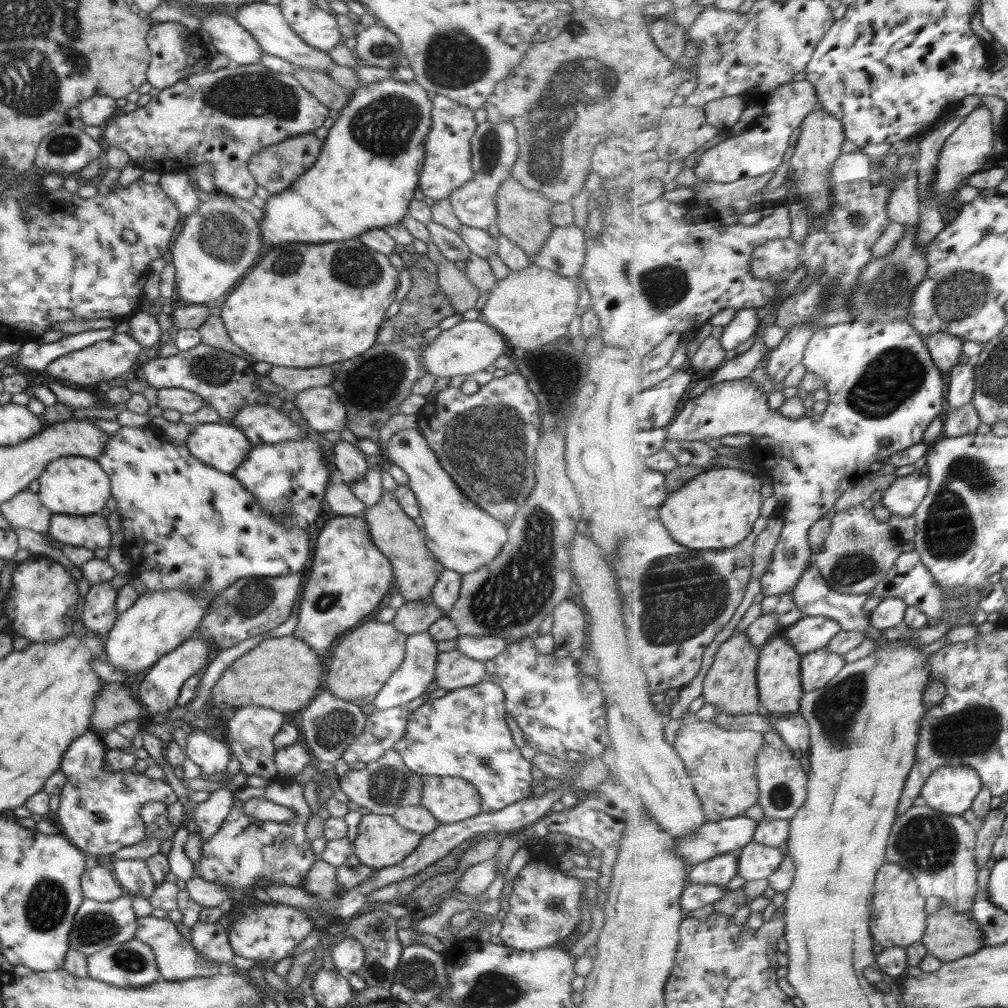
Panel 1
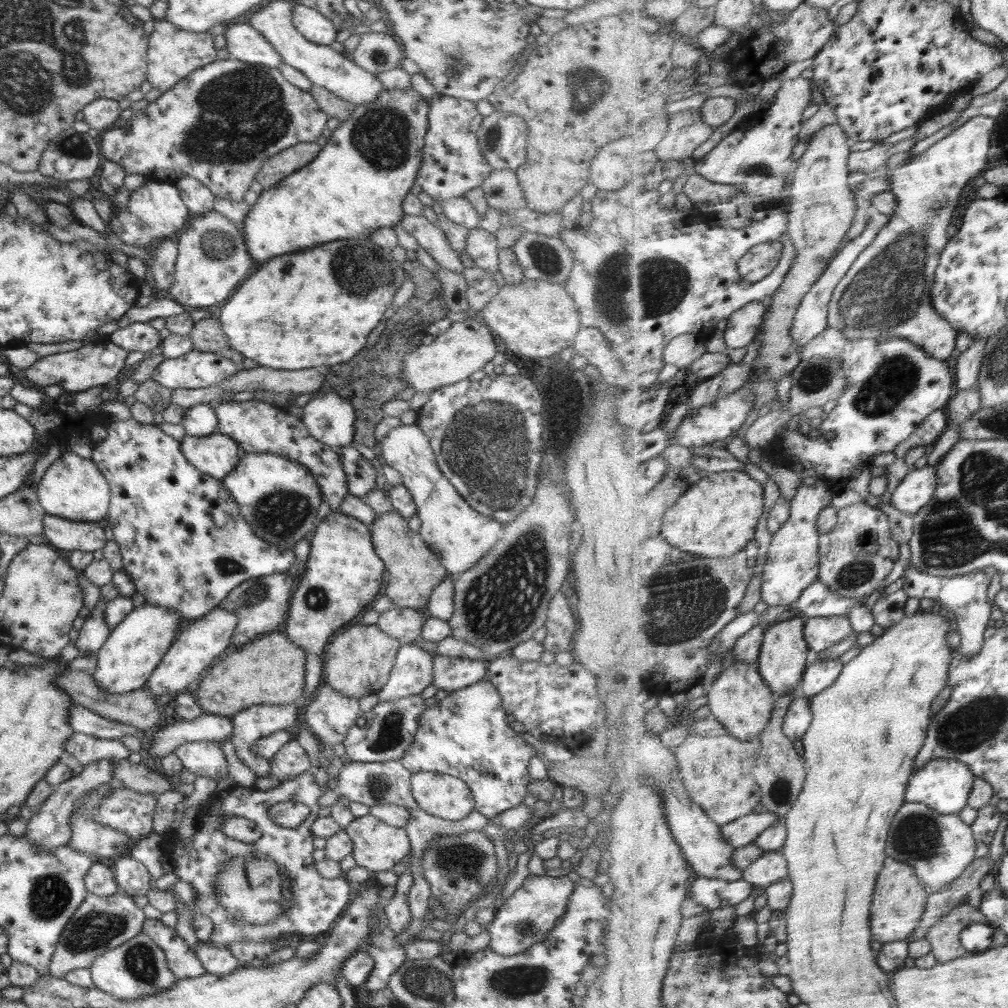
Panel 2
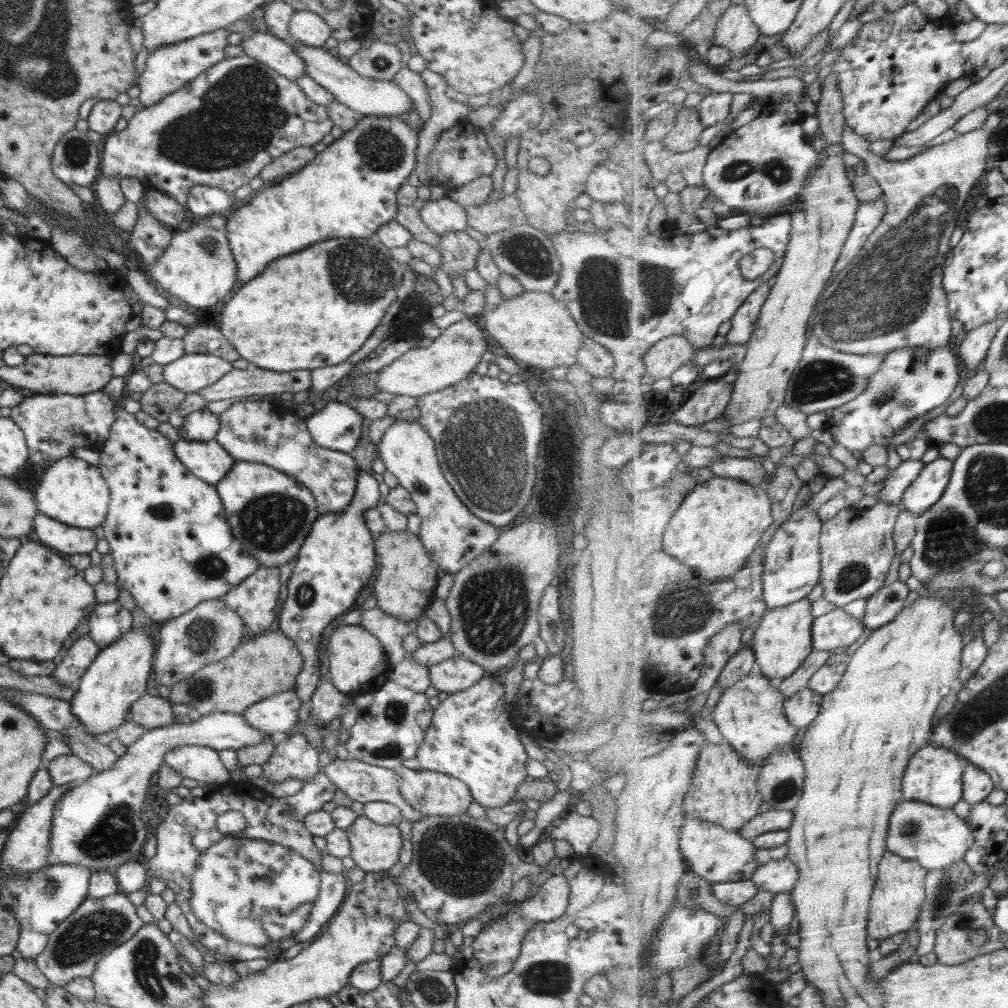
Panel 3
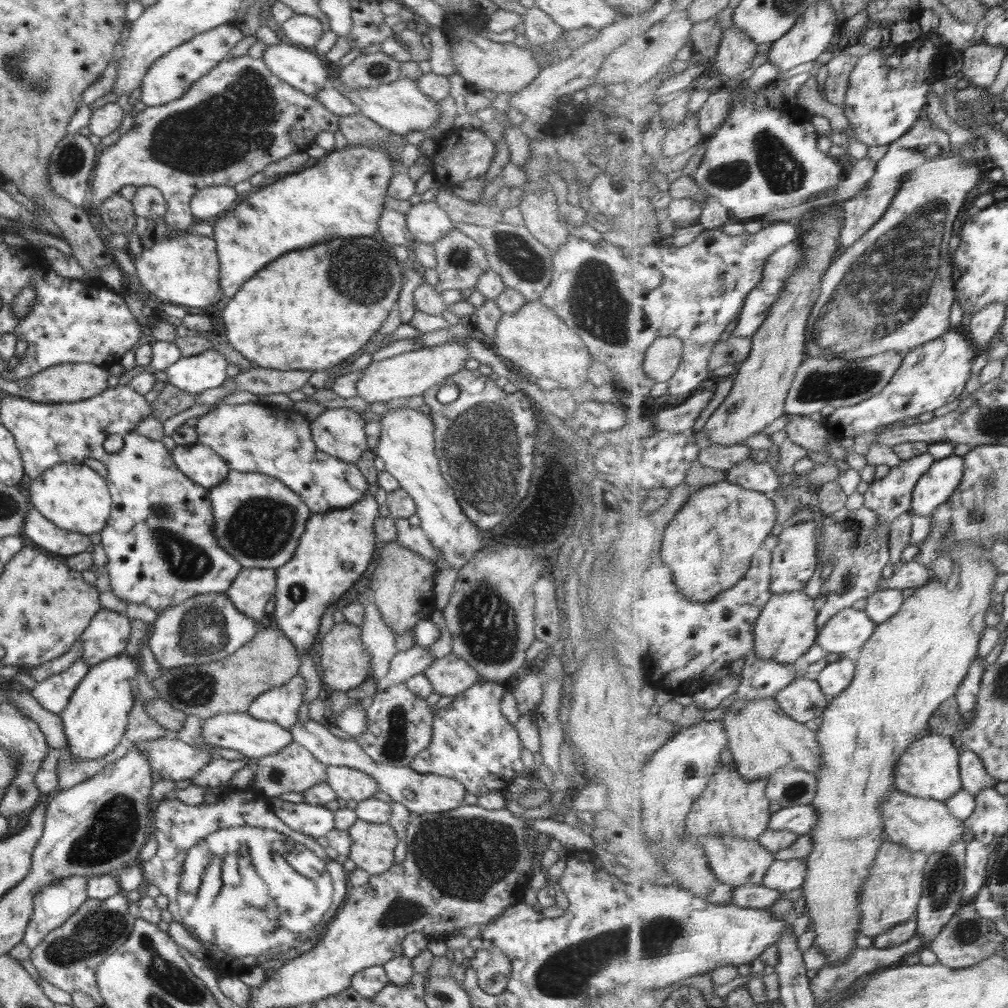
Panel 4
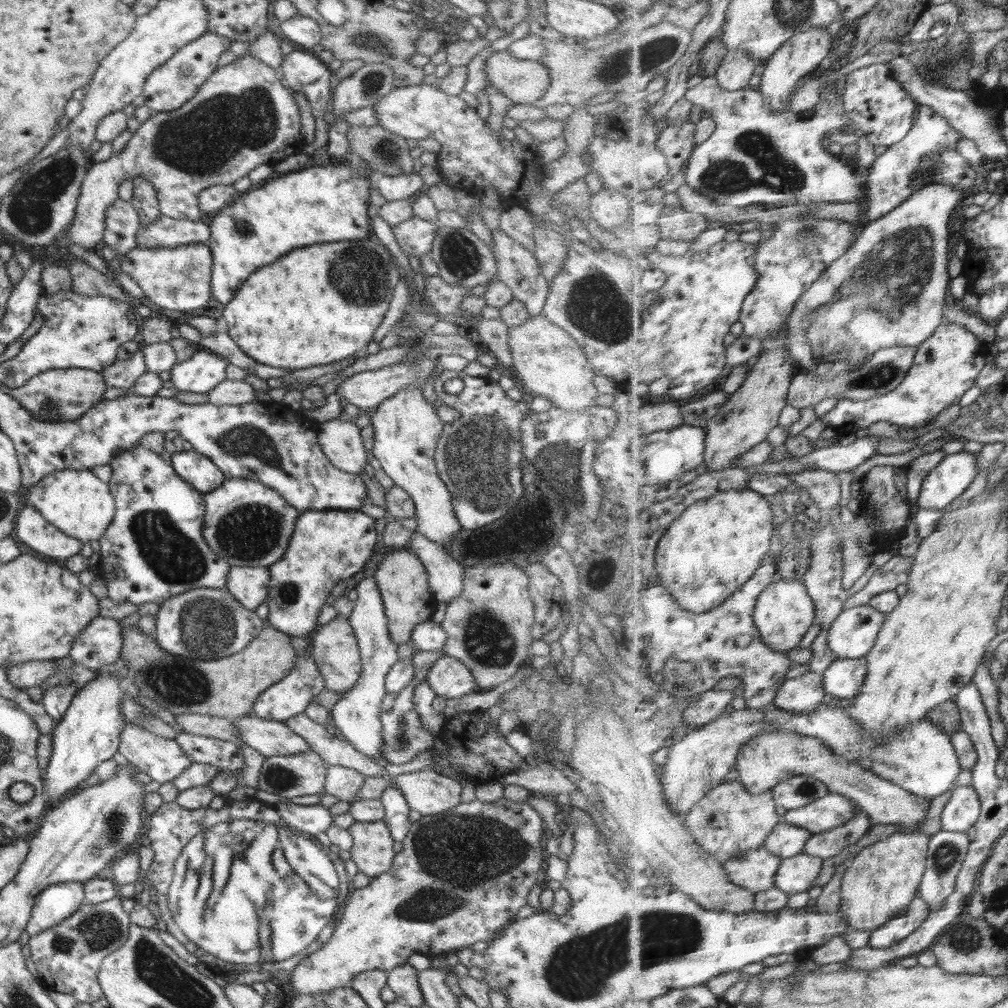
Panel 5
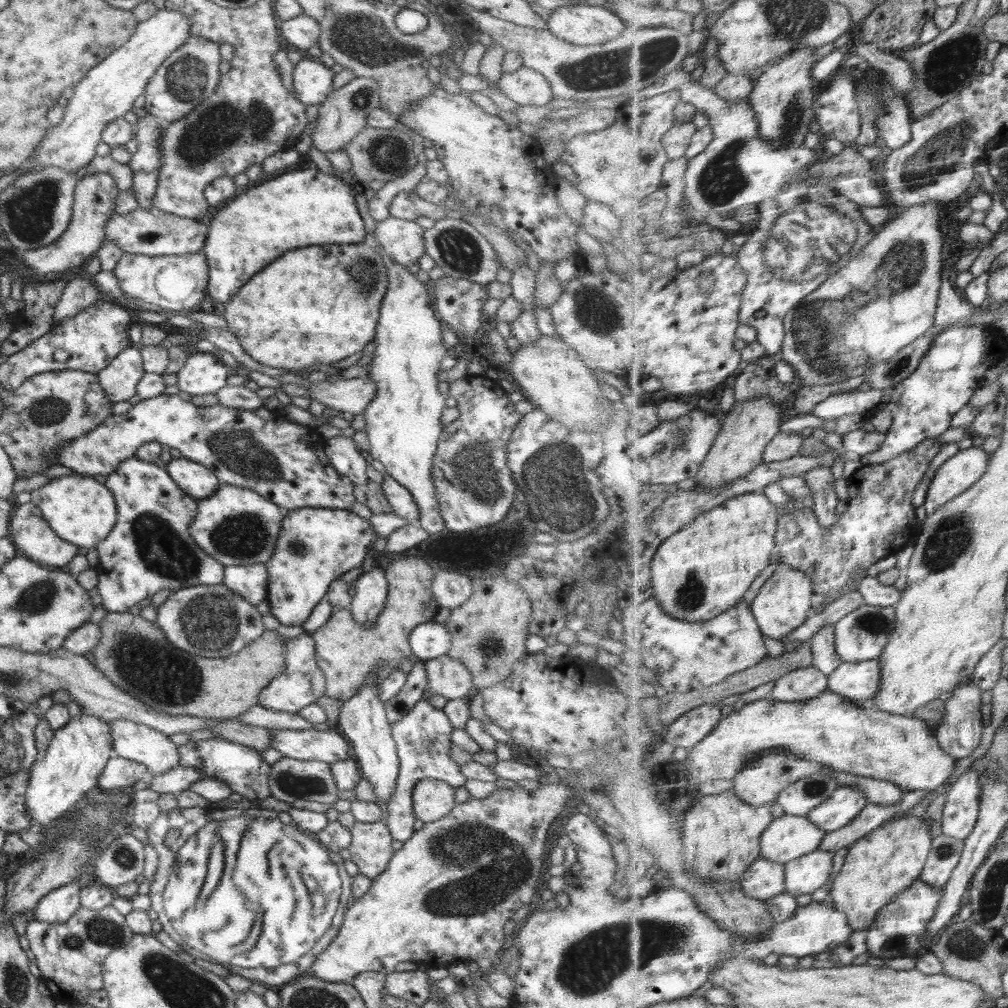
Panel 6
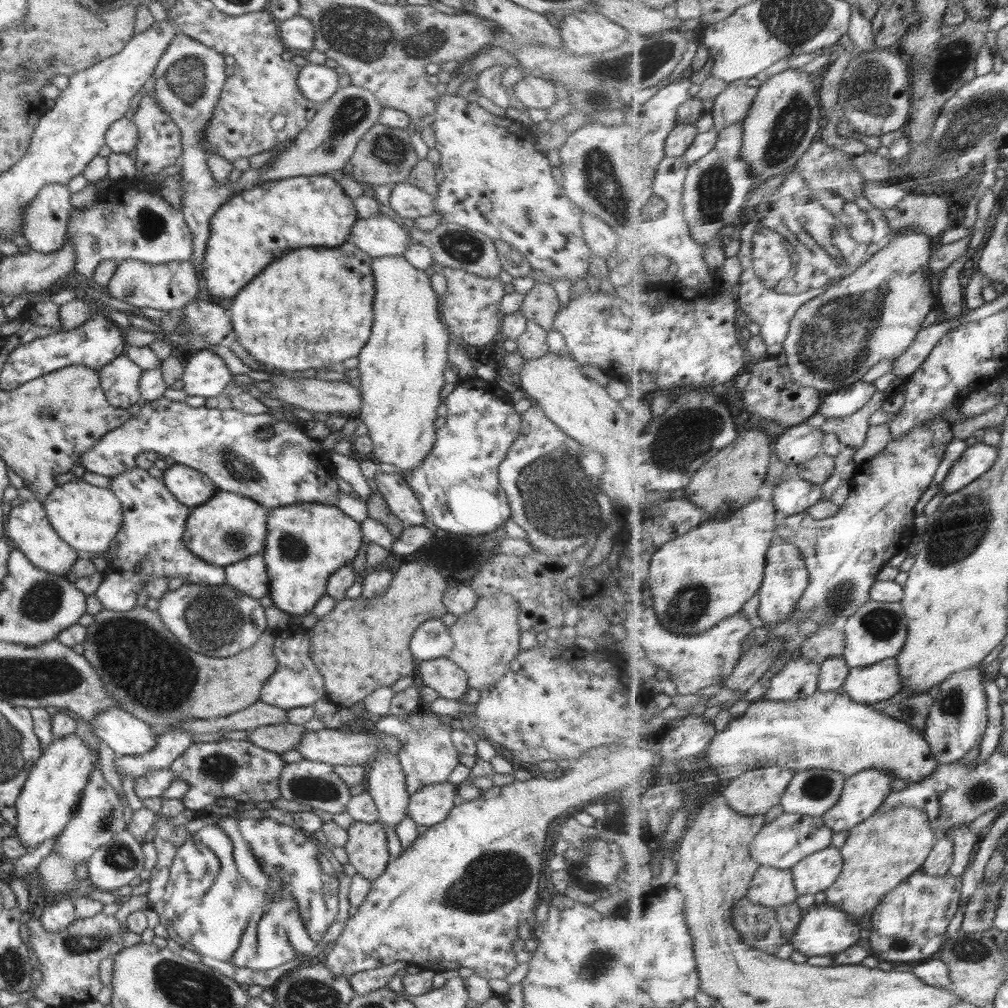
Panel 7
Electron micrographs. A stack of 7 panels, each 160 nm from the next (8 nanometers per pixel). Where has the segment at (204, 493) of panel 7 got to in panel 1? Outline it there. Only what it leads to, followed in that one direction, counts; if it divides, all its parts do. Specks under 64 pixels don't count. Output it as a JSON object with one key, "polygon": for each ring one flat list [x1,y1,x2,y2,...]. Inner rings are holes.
{"polygon":[[220,422,196,424,185,443,201,463,228,474,244,462,252,447,239,428]]}

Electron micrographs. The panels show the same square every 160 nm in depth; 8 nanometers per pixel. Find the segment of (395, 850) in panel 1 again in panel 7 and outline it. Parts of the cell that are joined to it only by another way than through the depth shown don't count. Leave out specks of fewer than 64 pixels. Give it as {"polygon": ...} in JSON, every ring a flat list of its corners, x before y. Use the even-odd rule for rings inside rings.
{"polygon":[[382,822,358,823,347,828,348,840,343,846,349,863,366,880,373,881,387,867,392,856,388,853,386,831]]}

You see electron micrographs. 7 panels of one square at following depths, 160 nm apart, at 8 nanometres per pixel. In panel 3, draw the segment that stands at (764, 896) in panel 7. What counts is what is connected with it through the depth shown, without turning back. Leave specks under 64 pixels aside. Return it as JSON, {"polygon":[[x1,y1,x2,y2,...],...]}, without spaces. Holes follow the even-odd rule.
{"polygon":[[686,816,681,847,690,869,712,884,750,880,758,867,762,866,756,860,756,851,759,848,755,841,748,840,739,831,696,817]]}

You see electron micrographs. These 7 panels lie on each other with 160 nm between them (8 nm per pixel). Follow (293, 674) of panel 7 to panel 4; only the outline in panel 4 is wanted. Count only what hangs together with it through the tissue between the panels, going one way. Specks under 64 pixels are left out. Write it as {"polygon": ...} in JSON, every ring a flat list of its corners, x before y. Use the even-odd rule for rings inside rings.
{"polygon":[[295,675,283,686,272,688,258,695,248,707,247,713,258,720,279,724,290,730,298,720,298,708,302,706,302,695,306,681]]}

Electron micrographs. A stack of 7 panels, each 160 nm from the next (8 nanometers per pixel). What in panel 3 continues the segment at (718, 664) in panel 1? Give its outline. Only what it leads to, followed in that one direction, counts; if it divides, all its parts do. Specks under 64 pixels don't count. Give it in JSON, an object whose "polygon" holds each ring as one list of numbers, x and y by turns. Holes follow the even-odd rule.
{"polygon":[[752,674,740,684,728,688,728,692,723,692,712,716,725,741,734,746,744,760,748,760,750,764,760,762,764,766,768,764,770,756,774,756,774,752,784,748,796,749,794,744,800,730,788,718,785,708,787,699,780,688,771,684,768,677]]}

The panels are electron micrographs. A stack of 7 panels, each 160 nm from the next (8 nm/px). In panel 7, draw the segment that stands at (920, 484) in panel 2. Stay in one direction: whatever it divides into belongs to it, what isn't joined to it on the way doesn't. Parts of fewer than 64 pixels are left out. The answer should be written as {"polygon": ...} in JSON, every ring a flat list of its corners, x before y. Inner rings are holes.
{"polygon":[[984,441,972,445,943,482,941,490,944,490,947,496,966,488,984,476,996,464,999,456,998,446,990,446]]}

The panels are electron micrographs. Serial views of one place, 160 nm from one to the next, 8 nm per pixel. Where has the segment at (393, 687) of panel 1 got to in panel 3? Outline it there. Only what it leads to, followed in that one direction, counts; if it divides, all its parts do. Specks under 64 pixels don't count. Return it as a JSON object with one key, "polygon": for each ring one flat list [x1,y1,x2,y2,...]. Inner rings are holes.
{"polygon":[[409,655,392,667,390,680,414,692,425,692,431,686,428,667,418,664,416,659]]}

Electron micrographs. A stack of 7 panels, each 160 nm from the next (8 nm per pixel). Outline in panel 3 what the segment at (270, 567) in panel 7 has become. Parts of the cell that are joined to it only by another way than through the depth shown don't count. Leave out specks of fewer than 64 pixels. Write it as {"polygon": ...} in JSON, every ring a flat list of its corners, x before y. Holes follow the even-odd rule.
{"polygon":[[359,468,352,502,343,511,319,515,297,554,298,564,288,581,288,595,278,624,280,632,294,642,303,656,302,671,295,683,295,691,302,702,311,700,322,680,319,673,322,659,317,651,324,629,338,616,346,615,374,574,376,548,363,514,378,504,381,496,378,485,371,474]]}

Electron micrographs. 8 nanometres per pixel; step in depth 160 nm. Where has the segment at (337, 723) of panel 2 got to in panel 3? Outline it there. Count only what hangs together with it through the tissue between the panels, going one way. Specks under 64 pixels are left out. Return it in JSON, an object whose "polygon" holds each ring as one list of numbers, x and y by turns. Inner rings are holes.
{"polygon":[[321,680,310,700,313,719,325,730,332,720,343,716,350,697,338,691,331,682]]}

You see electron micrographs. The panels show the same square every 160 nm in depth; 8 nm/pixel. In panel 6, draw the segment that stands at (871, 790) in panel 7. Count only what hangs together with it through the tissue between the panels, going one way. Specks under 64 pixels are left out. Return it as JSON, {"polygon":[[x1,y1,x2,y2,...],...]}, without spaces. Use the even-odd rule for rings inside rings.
{"polygon":[[841,786,826,803,808,814,808,817,829,833,839,831,852,824,868,803,869,798,861,786]]}

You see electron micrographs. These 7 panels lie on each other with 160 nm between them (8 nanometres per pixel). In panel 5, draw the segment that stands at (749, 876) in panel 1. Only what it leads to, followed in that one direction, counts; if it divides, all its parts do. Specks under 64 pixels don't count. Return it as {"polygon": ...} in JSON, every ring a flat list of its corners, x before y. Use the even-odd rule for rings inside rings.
{"polygon":[[802,853,792,858,783,859,779,875,776,877,776,887,790,894,808,892,822,874,824,858]]}

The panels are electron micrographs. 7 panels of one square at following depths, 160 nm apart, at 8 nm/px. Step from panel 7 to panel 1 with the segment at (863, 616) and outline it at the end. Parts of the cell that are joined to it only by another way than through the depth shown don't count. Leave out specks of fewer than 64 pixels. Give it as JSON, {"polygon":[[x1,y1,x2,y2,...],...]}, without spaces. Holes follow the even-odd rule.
{"polygon":[[810,616,792,625,785,638,804,656,829,647,843,631,844,626,834,618]]}

